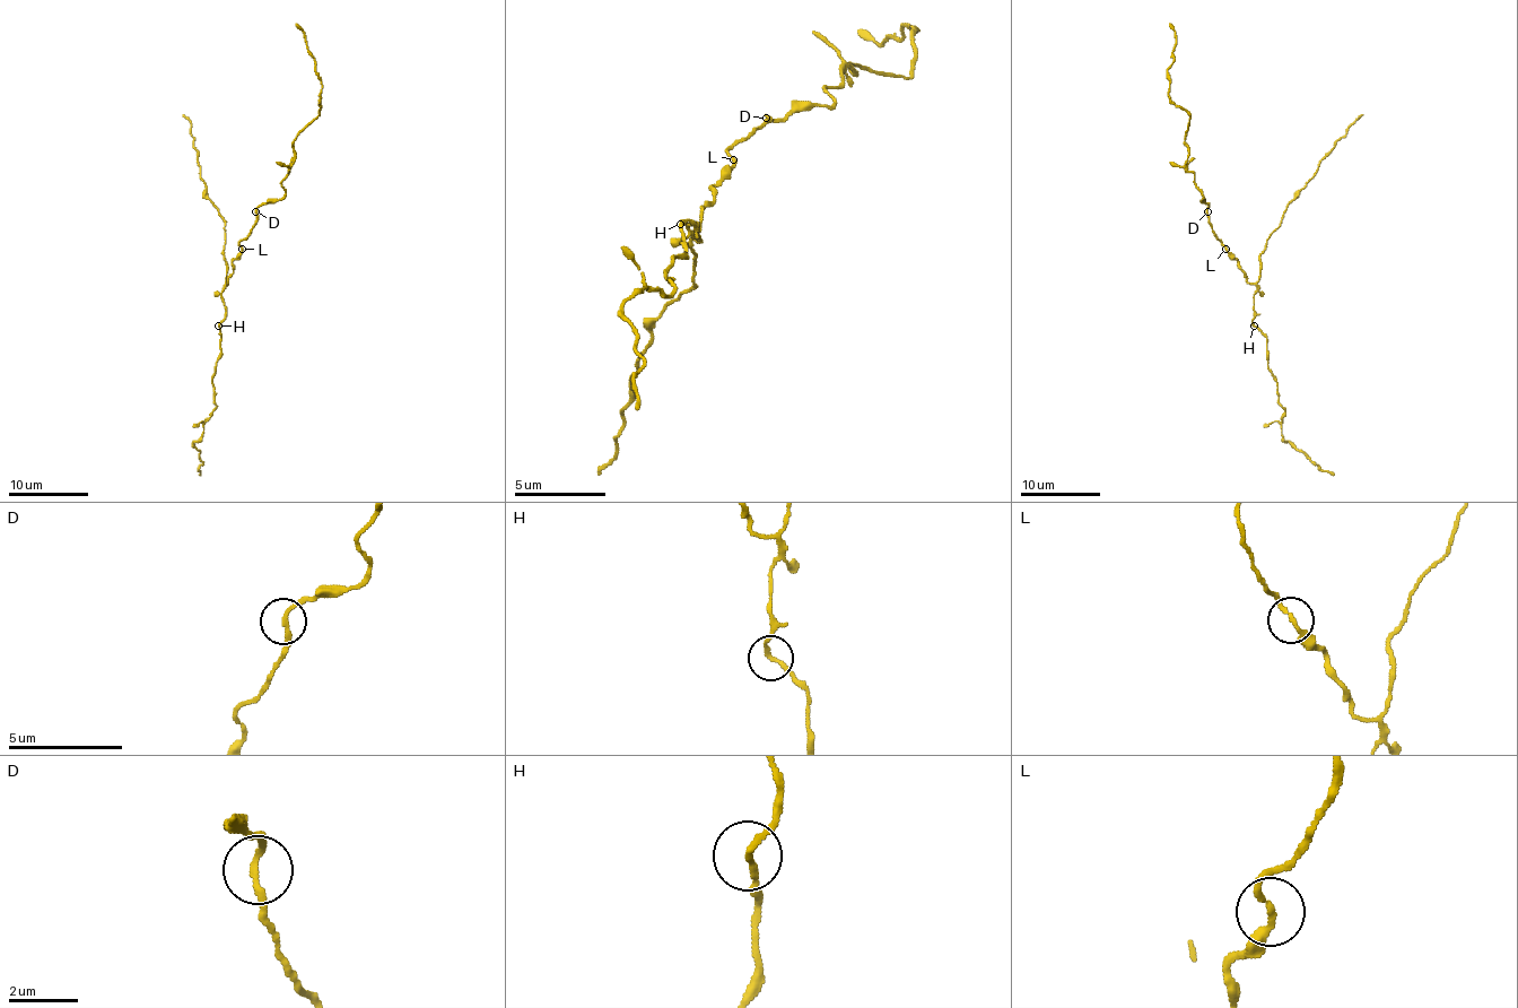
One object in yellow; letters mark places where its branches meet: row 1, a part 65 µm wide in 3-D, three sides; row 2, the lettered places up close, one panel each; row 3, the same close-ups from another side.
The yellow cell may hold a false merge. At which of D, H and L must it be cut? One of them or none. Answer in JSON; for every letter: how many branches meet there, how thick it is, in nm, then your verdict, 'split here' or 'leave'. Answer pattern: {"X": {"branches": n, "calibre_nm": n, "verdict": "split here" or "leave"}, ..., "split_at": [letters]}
{"D": {"branches": 2, "calibre_nm": 180, "verdict": "leave"}, "H": {"branches": 2, "calibre_nm": 180, "verdict": "leave"}, "L": {"branches": 2, "calibre_nm": 180, "verdict": "leave"}, "split_at": []}

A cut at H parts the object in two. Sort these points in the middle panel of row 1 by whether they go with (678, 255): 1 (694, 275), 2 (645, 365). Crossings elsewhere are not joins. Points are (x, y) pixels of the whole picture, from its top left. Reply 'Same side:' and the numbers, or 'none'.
Same side: 2

